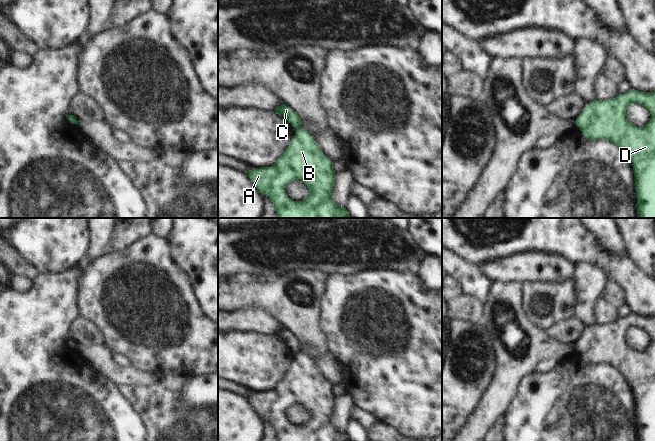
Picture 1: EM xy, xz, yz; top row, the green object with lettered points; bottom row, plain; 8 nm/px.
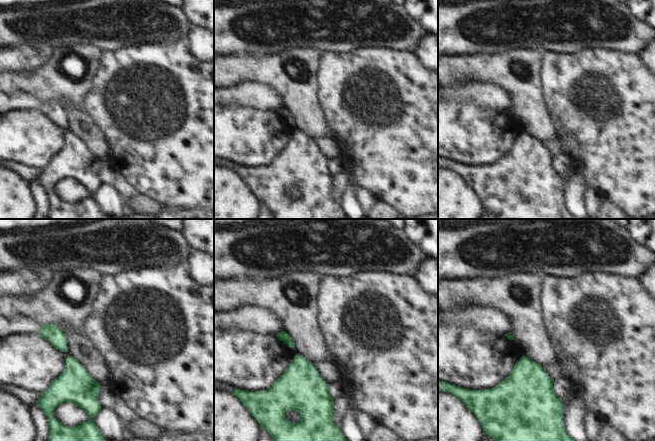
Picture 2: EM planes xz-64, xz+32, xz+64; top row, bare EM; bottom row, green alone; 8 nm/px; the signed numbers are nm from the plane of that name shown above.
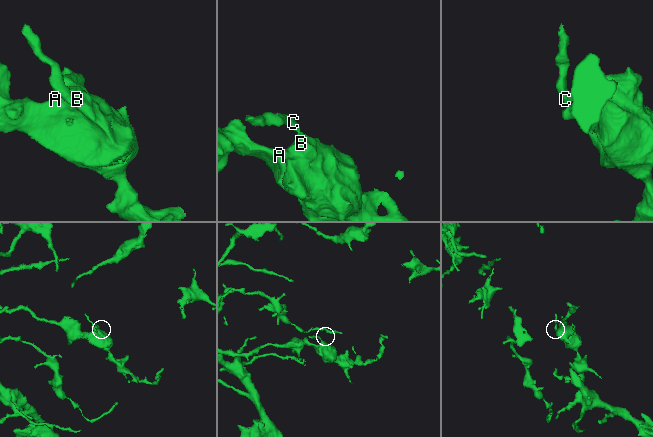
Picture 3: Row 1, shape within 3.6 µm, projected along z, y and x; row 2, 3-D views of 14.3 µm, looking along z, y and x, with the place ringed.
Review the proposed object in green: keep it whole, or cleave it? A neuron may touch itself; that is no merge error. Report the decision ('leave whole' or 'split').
split

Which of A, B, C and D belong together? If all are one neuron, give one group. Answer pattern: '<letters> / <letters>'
A B D / C

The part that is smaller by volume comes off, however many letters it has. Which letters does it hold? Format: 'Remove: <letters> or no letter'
Remove: C

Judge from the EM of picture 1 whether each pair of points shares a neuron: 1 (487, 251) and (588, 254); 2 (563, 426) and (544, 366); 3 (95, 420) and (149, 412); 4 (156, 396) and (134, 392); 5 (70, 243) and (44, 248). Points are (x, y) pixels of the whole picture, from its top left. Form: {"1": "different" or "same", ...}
{"1": "same", "2": "different", "3": "different", "4": "same", "5": "same"}

